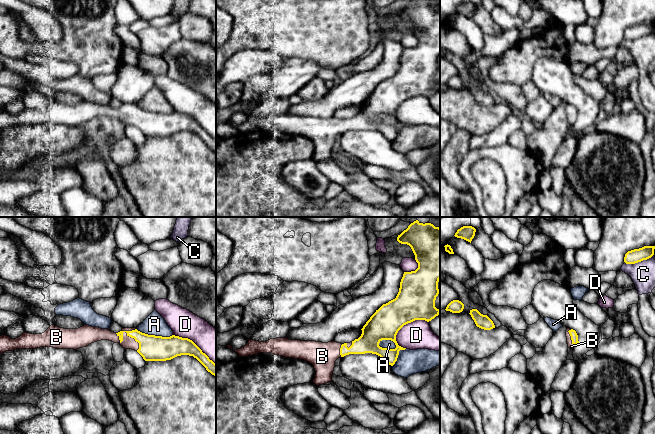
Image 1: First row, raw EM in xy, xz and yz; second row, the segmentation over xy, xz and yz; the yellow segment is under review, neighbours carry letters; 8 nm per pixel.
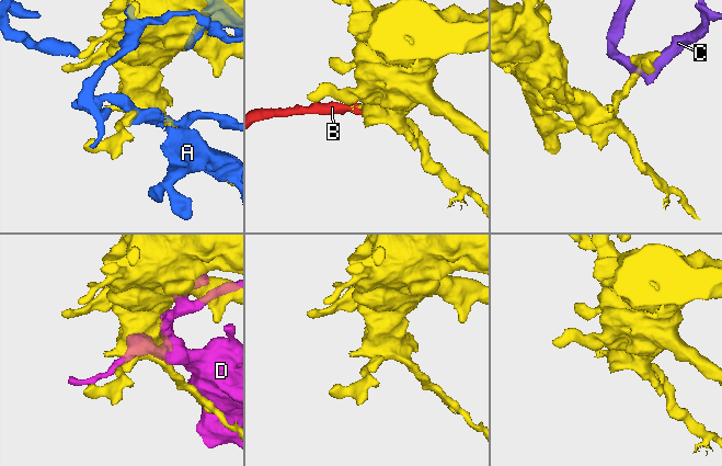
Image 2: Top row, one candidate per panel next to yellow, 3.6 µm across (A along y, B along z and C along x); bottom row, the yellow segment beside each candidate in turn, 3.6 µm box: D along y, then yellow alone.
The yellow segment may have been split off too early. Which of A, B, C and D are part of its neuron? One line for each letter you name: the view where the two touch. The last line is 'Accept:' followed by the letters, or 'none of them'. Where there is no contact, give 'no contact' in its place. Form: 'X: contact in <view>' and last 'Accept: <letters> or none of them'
B: contact in xy
Accept: B

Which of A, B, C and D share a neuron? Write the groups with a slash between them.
A / B / C / D

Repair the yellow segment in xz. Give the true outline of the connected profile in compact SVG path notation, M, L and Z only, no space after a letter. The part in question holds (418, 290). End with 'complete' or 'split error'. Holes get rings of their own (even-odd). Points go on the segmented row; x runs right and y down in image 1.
M416 220L398 235L397 241L411 247L418 268L404 272L396 298L376 310L361 329L362 334L358 339L341 344L335 341L290 340L285 337L266 342L249 339L244 347L237 350L230 344L226 346L239 357L271 353L309 362L316 371L313 383L317 386L331 382L335 361L349 354L376 354L393 366L399 351L406 349L396 341L398 331L415 320L429 322L440 314L435 307L436 297L440 293L440 228ZM382 340L393 341L396 348L380 347Z; split error

